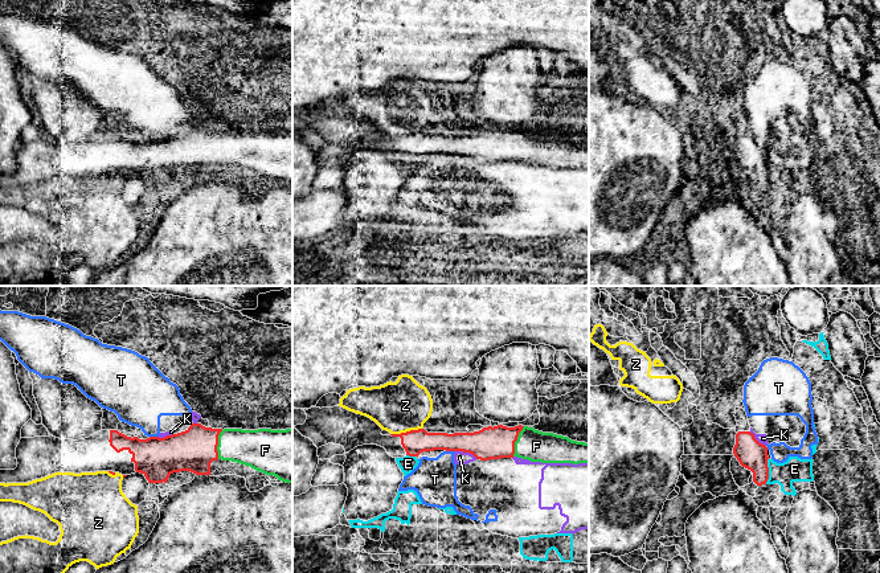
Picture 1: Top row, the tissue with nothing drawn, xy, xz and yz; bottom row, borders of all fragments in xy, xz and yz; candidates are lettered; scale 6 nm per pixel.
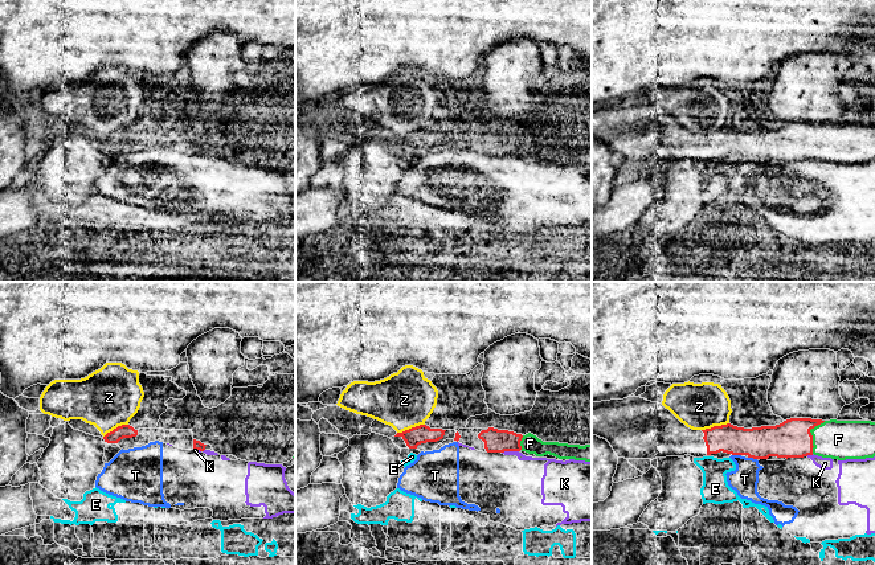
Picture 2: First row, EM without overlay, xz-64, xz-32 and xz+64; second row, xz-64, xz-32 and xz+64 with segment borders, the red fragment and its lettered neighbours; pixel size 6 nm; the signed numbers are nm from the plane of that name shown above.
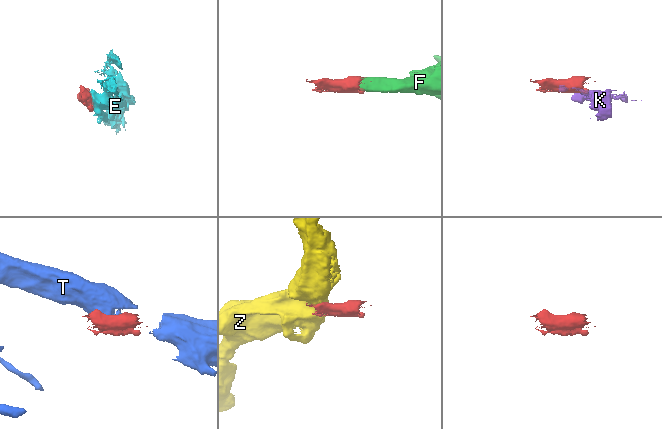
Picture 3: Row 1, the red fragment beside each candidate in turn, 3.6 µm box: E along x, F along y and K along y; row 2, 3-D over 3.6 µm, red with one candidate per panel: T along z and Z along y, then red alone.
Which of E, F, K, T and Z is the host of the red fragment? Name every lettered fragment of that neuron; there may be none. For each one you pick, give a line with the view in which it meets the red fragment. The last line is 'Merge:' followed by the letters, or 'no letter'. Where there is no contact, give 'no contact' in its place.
F: contact in xz
Merge: F

